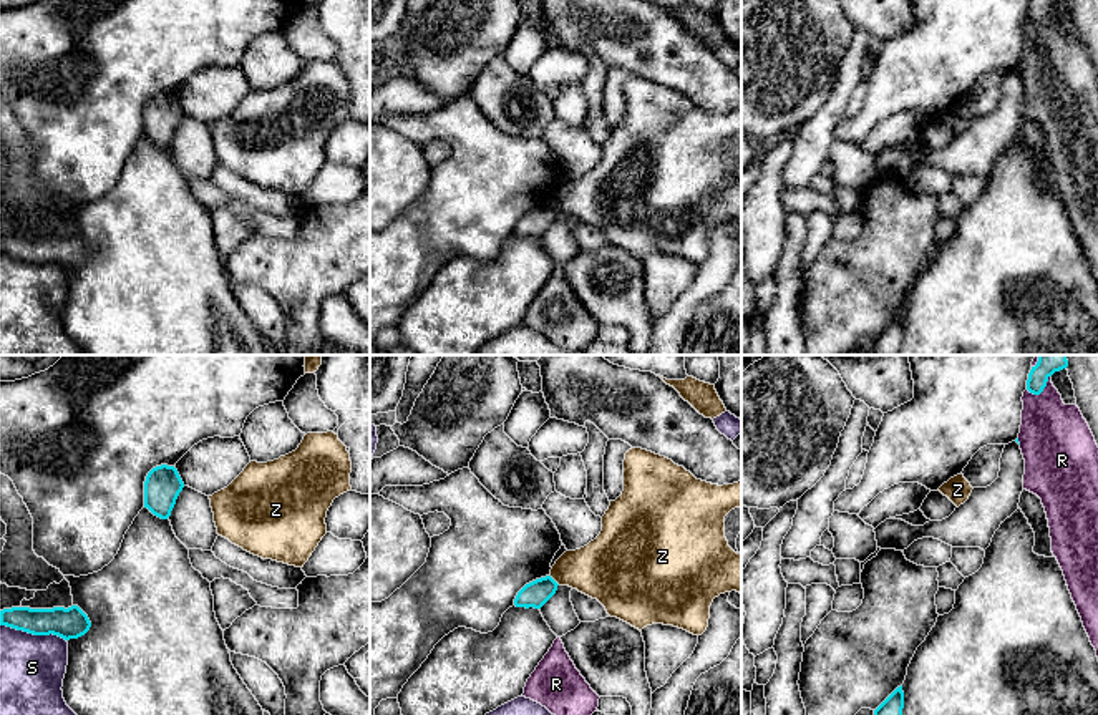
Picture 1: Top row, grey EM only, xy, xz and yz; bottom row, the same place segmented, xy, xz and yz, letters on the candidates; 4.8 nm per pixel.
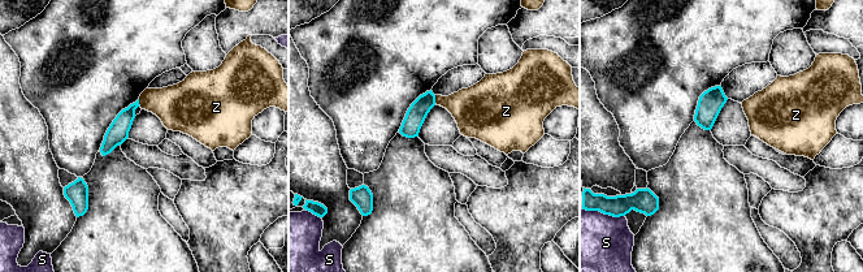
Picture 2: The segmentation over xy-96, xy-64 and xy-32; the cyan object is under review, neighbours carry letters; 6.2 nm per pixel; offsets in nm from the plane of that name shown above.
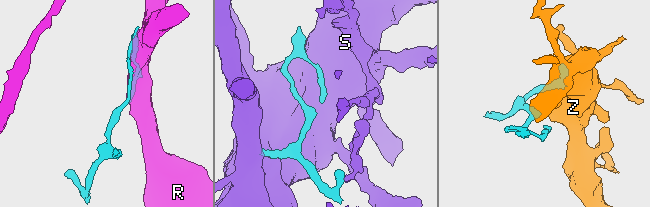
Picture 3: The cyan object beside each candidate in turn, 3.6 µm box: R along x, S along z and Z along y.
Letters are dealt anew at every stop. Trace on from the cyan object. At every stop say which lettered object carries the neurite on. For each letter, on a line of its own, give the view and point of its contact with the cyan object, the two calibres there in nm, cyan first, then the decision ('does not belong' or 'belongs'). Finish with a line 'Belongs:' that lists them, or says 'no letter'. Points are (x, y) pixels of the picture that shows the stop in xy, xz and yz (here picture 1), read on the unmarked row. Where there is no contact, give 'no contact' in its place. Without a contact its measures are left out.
R: meets cyan in yz at (1042, 19); 100 nm thick on the cyan side, 340 nm on the other; does not belong
S: meets cyan in xy at (34, 262); 150 nm thick on the cyan side, 320 nm on the other; does not belong
Z: meets cyan in xz at (553, 208); 130 nm thick on the cyan side, 280 nm on the other; does not belong
Belongs: no letter

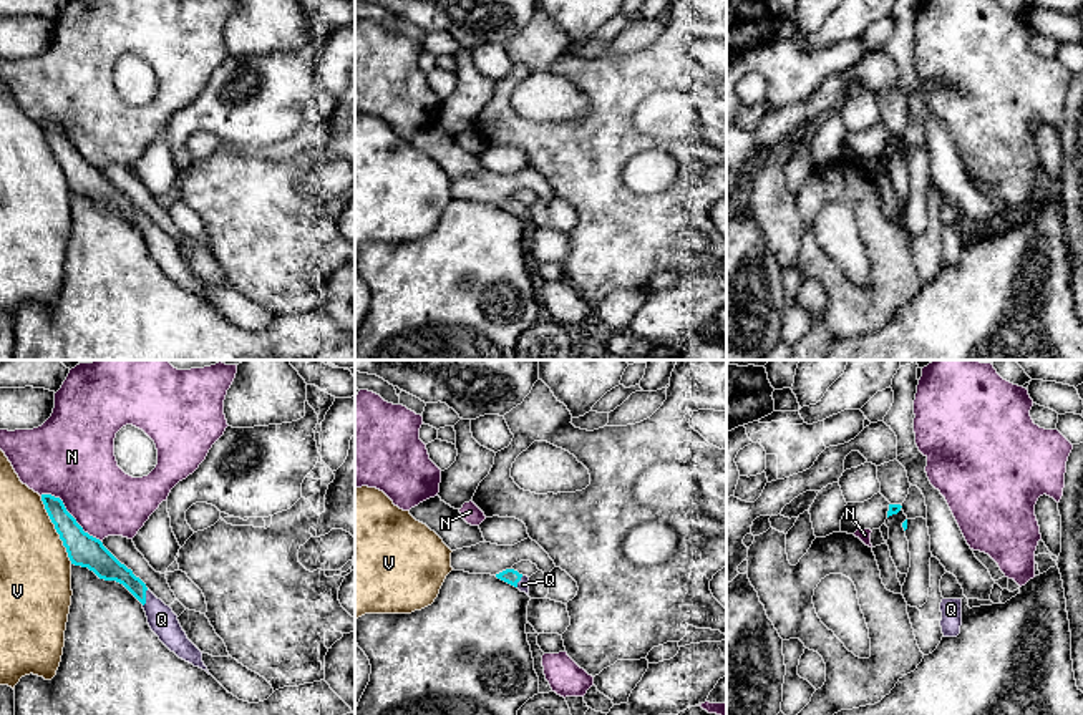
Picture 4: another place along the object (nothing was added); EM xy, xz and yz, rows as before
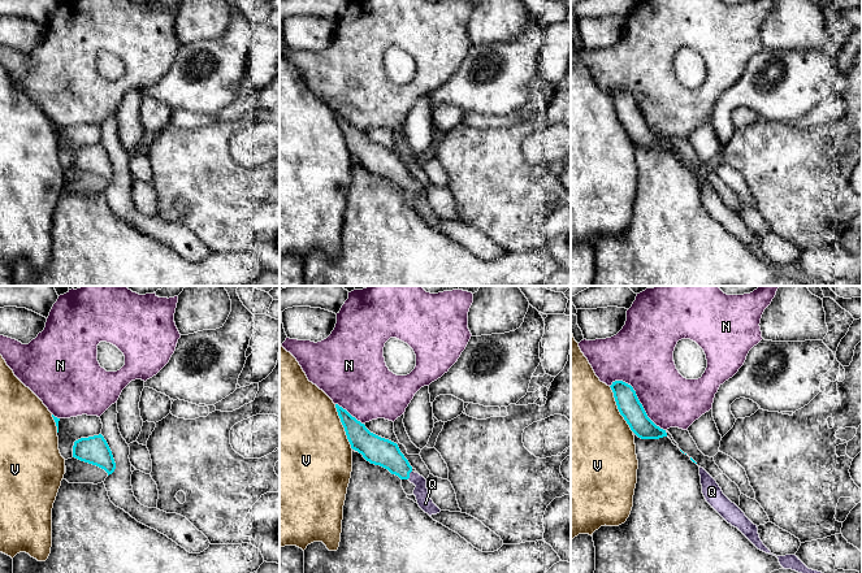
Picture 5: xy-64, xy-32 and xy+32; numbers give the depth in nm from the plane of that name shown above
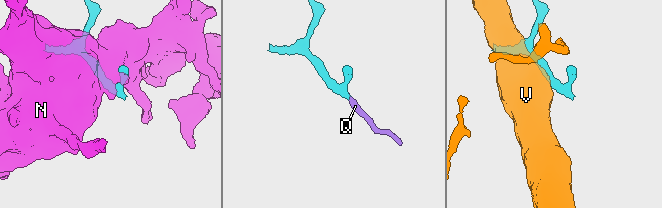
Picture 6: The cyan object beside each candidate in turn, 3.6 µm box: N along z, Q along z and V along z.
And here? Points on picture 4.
N: meets cyan in xy at (68, 141); 160 nm thick on the cyan side, 380 nm on the other; does not belong
Q: meets cyan in xy at (145, 226); 120 nm thick on the cyan side, 140 nm on the other; belongs
V: meets cyan in xy at (55, 156); 160 nm thick on the cyan side, 360 nm on the other; does not belong
Belongs: Q

